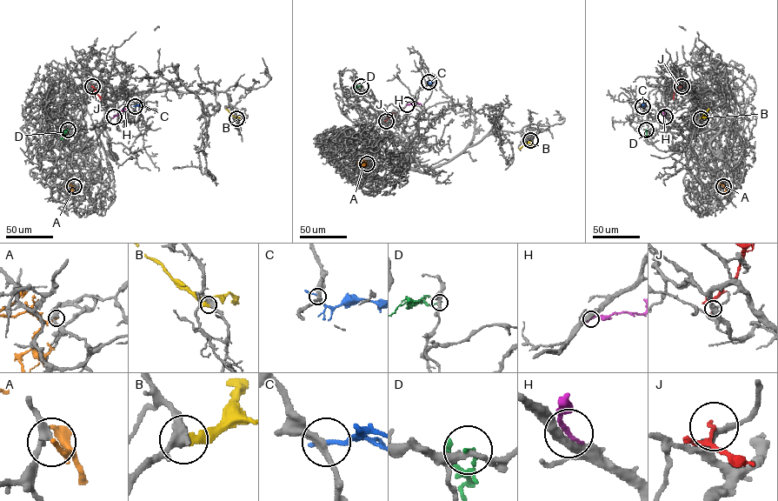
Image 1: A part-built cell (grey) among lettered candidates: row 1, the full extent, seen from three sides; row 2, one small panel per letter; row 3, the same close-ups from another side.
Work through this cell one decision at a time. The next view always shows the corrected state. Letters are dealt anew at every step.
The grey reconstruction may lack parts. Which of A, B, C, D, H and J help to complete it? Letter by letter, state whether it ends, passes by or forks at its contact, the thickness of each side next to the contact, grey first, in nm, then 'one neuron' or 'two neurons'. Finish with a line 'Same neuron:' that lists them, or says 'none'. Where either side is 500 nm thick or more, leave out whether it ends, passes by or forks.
A: it ends there; 320 nm thick on the grey side, 200 nm on the other; two neurons
B: it ends there; 440 nm thick on the grey side, 320 nm on the other; two neurons
C: it passes by; 280 nm thick on the grey side, 160 nm on the other; two neurons
D: it ends there; 280 nm thick on the grey side, 150 nm on the other; two neurons
H: it ends there; 360 nm thick on the grey side, 200 nm on the other; two neurons
J: it ends there; 180 nm thick on the grey side, 140 nm on the other; two neurons
Same neuron: none

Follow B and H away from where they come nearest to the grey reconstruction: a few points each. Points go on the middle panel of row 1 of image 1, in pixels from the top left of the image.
B: (530, 141), (519, 149)
H: (407, 104), (421, 104)

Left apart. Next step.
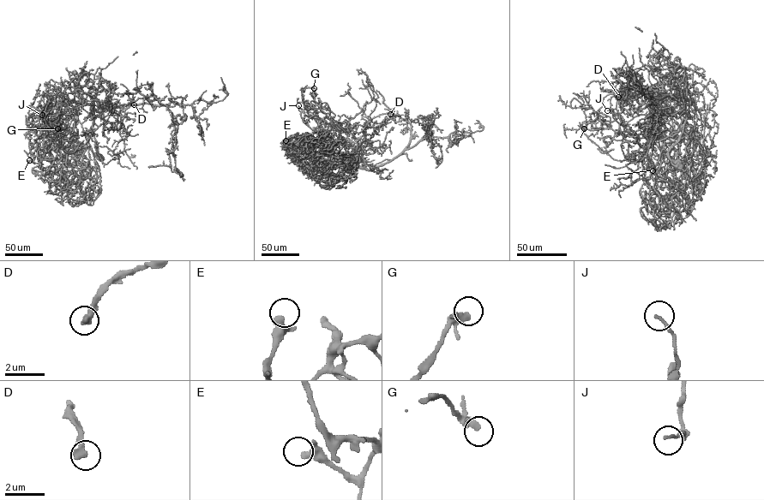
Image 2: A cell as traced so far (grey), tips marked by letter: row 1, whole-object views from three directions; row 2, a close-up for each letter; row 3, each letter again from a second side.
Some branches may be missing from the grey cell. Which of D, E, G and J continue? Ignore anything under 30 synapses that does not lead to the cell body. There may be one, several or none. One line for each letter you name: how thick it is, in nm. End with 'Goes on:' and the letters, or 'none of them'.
D: 360 nm
Goes on: D

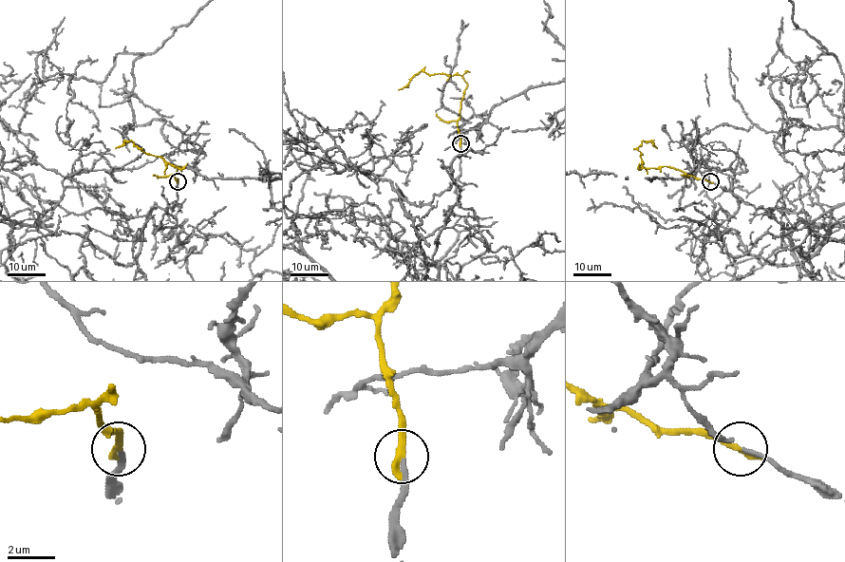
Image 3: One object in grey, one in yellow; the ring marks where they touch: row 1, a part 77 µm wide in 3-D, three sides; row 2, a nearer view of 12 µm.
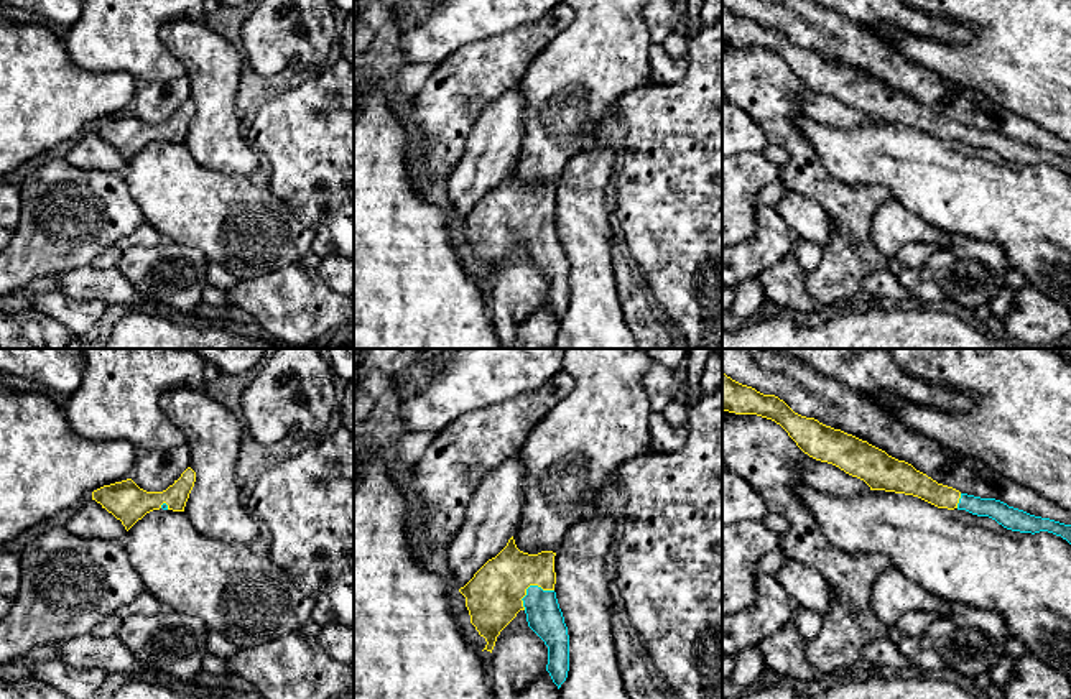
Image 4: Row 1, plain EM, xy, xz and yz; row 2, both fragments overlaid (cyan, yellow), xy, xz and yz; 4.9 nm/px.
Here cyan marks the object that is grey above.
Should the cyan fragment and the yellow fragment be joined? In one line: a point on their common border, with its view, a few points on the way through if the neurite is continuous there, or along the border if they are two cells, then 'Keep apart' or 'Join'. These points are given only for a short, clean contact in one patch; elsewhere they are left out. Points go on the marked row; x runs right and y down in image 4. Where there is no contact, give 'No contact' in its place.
Touches cyan at xz (530, 586). Join

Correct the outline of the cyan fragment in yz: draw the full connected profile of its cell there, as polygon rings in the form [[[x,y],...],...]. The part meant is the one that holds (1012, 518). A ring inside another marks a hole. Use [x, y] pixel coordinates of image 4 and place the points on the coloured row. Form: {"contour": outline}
{"contour": [[[722,373],[722,411],[757,414],[775,421],[804,454],[864,480],[870,490],[913,495],[938,508],[957,508],[977,516],[989,516],[1012,531],[1032,535],[1048,531],[1071,544],[1071,525],[1030,515],[995,498],[961,493],[938,484],[911,464],[814,418],[801,416],[778,396],[763,395],[726,373]]]}

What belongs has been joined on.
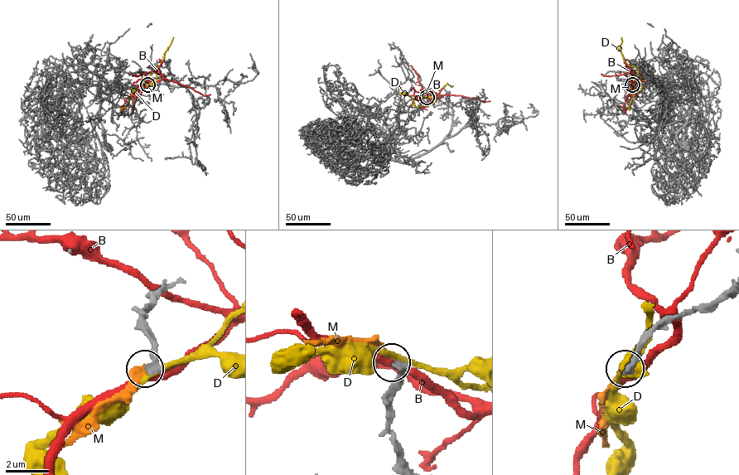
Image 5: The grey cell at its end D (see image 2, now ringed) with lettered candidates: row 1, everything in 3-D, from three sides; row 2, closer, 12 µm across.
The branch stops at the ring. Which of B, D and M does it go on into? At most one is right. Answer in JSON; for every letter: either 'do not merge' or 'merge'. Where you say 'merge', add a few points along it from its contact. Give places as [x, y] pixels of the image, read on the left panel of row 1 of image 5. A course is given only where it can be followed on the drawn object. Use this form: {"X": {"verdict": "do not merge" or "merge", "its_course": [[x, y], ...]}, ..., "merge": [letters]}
{"B": {"verdict": "do not merge"}, "D": {"verdict": "do not merge"}, "M": {"verdict": "merge"}, "merge": ["M"]}

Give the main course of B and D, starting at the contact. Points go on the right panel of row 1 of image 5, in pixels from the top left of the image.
B: (632, 85), (633, 70), (610, 76), (601, 74)
D: (632, 85), (638, 71), (642, 88), (635, 93), (628, 107), (630, 110)

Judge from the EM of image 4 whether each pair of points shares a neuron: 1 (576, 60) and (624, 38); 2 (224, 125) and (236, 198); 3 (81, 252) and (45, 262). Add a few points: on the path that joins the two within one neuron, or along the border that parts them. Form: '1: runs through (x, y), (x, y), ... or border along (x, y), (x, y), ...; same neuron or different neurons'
1: runs through (588, 60), (596, 60), (612, 43); same neuron
2: border along (196, 160), (208, 168), (245, 178); different neurons
3: runs through (73, 252), (53, 254); same neuron

